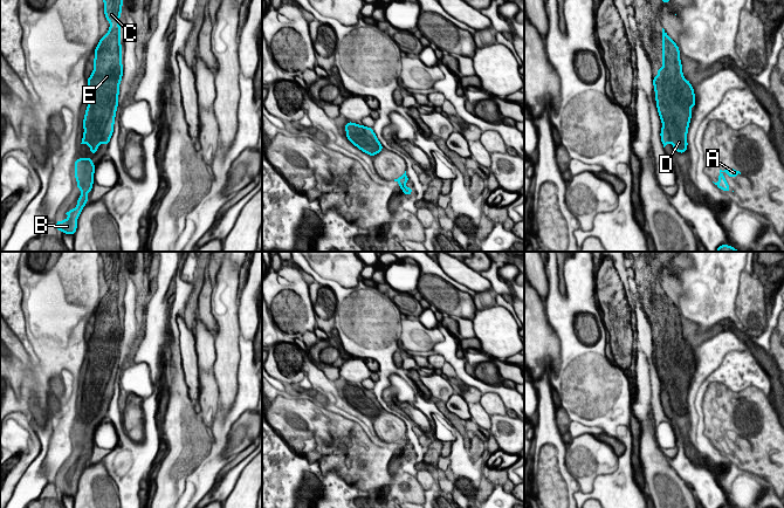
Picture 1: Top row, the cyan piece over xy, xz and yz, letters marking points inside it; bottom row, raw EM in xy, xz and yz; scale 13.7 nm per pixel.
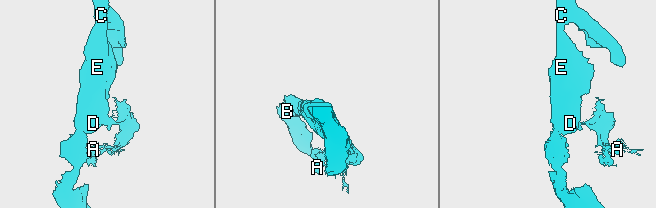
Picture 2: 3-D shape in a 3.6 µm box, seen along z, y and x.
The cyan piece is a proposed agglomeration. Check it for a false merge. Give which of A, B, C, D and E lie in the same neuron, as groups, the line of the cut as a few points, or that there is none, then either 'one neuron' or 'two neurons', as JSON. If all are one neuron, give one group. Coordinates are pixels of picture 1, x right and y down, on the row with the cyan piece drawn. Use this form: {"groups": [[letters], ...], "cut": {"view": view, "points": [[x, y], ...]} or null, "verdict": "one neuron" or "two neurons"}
{"groups": [["A", "B", "C", "D", "E"]], "cut": null, "verdict": "one neuron"}

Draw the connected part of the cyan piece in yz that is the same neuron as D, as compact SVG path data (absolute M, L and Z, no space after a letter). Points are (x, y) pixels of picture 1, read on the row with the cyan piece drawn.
M662 28L662 67L653 77L655 105L662 123L660 137L663 147L672 144L679 152L687 151L687 133L695 107L690 82L683 77L680 49Z

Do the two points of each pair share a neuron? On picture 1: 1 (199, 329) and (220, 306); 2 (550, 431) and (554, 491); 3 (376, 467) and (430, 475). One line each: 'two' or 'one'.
1: two
2: one
3: two

